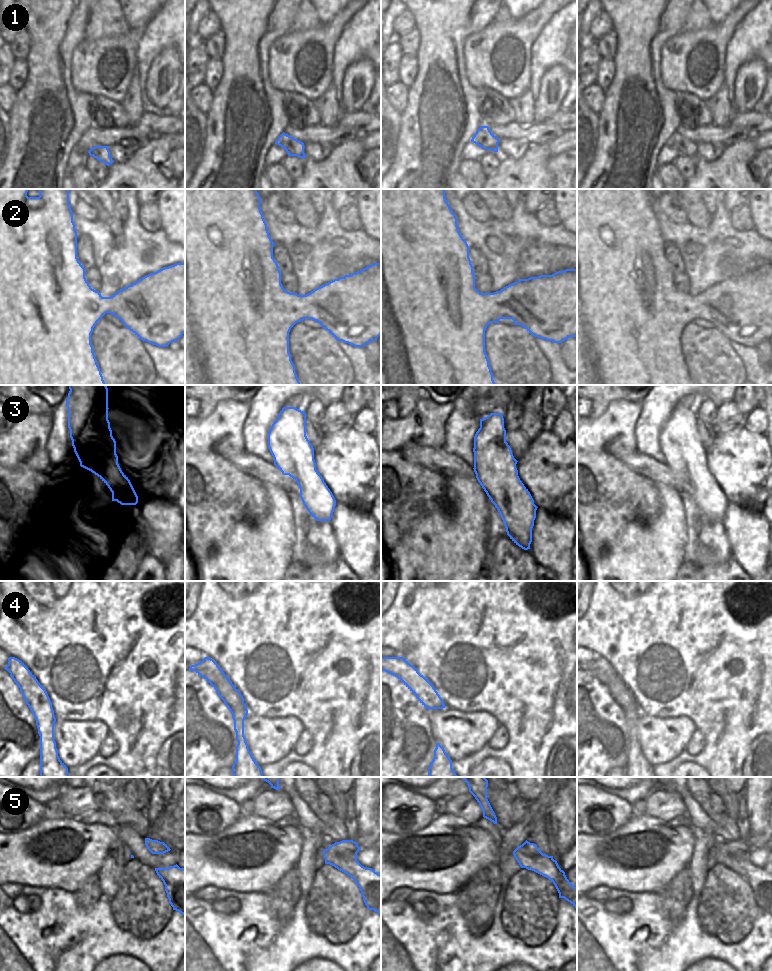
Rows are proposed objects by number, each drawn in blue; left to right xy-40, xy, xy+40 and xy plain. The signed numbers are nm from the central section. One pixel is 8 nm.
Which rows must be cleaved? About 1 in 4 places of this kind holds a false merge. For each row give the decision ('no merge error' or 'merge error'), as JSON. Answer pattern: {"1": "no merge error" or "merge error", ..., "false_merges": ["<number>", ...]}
{"1": "no merge error", "2": "no merge error", "3": "no merge error", "4": "merge error", "5": "merge error", "false_merges": ["4", "5"]}

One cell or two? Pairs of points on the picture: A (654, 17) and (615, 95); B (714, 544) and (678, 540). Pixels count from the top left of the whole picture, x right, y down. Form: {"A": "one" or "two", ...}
{"A": "one", "B": "two"}

